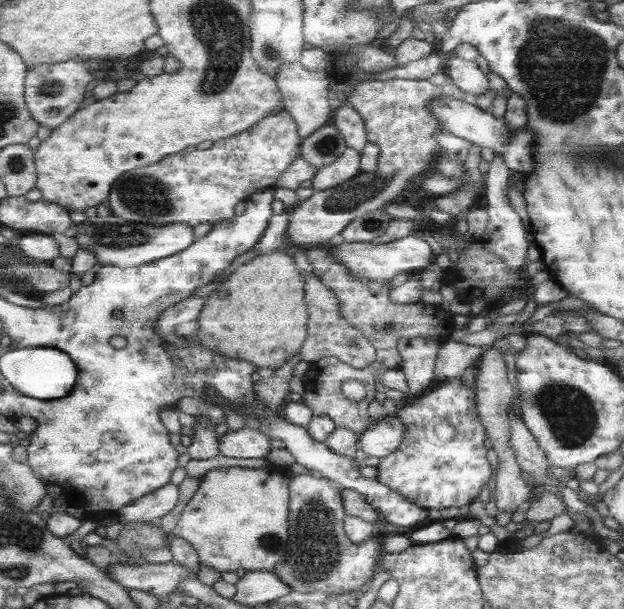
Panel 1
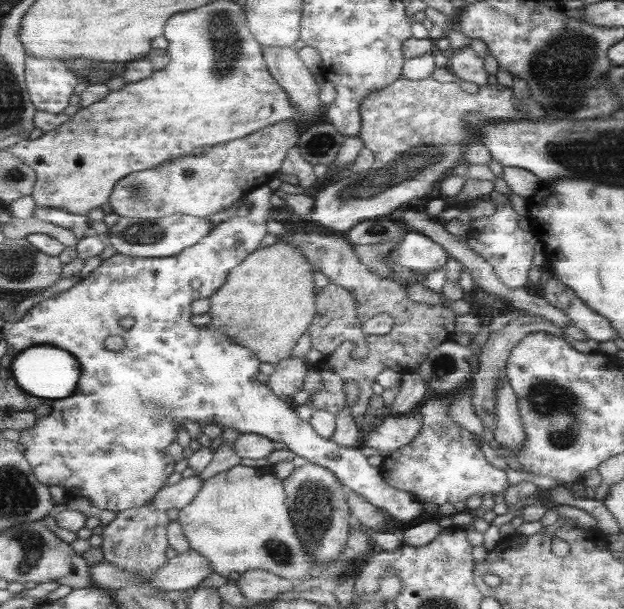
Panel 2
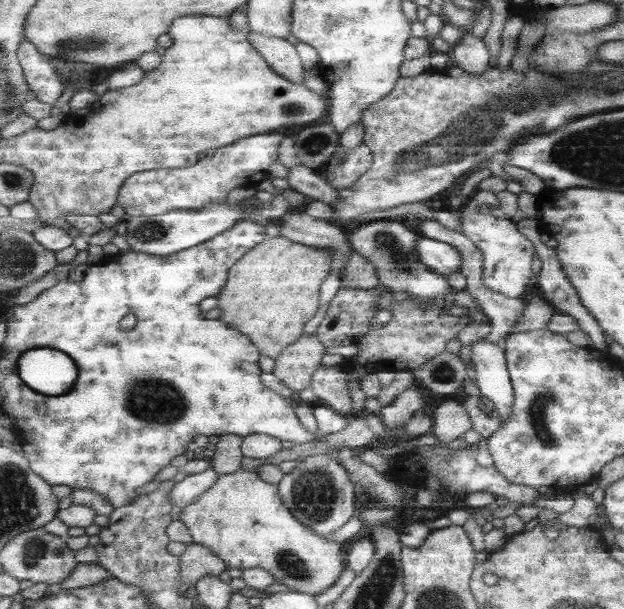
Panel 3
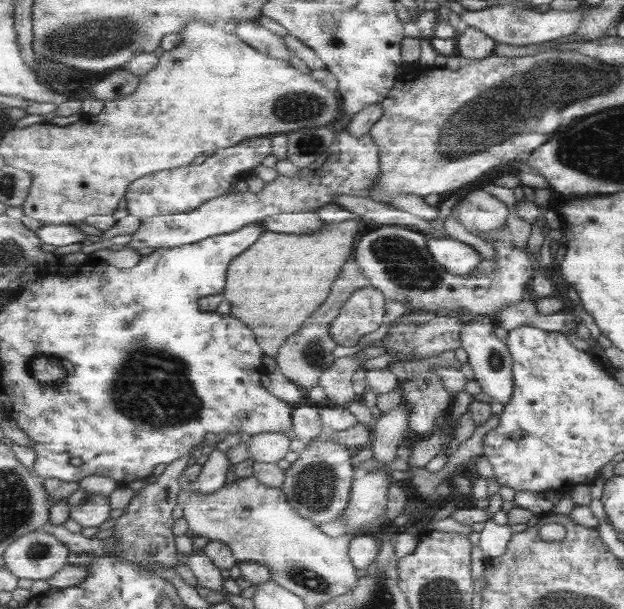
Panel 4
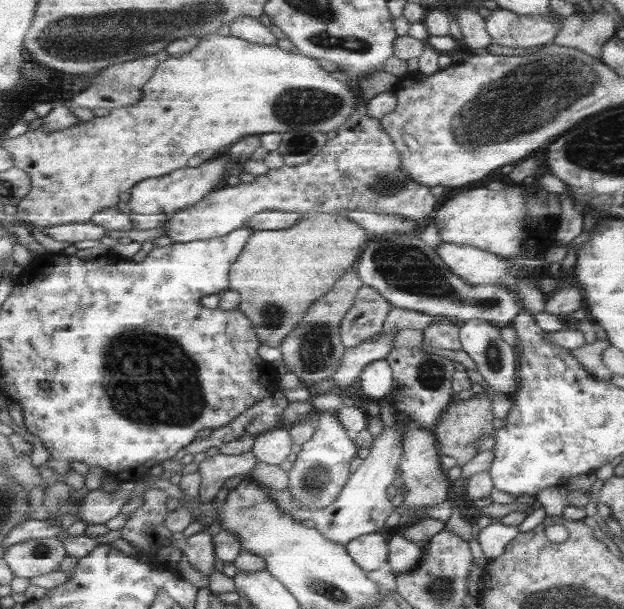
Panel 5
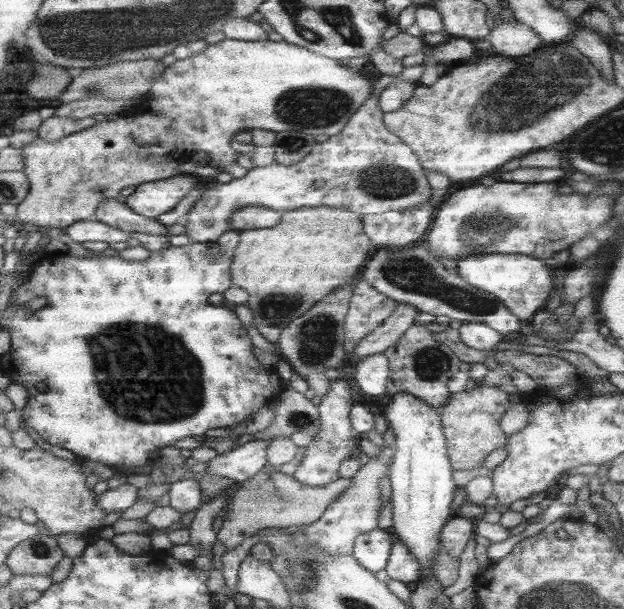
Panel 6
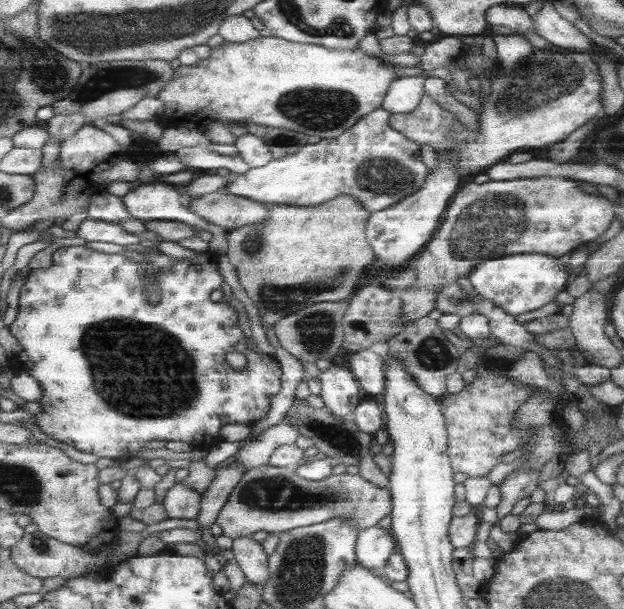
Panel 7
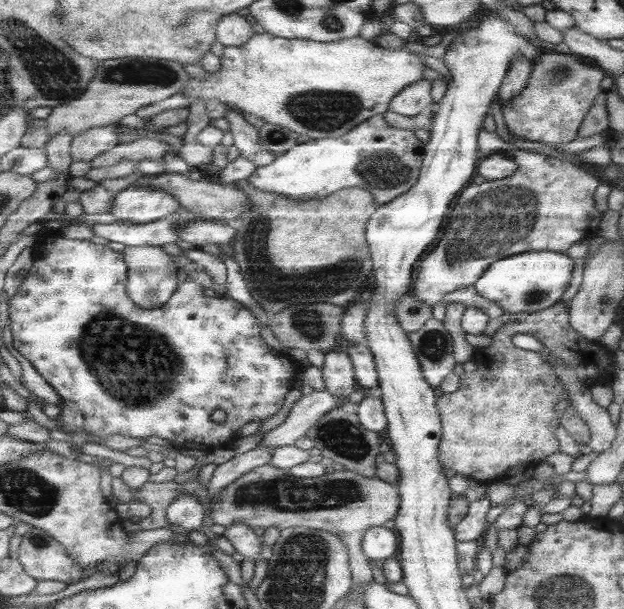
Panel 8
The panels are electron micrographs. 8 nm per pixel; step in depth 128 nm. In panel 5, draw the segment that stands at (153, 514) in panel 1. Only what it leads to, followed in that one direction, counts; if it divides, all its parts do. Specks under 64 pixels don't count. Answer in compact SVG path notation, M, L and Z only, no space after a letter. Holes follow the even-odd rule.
M247 451L240 455L219 452L211 458L207 458L199 468L199 472L203 476L199 491L200 501L205 504L212 503L229 478L242 474L251 477L259 463L260 460L253 451Z

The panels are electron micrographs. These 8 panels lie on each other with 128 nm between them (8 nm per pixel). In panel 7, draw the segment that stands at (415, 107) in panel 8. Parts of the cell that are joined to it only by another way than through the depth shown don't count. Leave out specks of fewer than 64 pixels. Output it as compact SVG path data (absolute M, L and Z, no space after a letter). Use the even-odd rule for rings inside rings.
M424 76L397 78L387 89L382 108L390 114L401 114L413 110L424 95L422 87Z

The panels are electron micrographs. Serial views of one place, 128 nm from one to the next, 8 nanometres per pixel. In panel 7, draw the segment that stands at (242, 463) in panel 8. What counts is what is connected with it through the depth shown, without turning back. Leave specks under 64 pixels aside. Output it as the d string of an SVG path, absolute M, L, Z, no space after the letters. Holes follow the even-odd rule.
M233 462L216 469L212 486L209 486L209 489L202 495L200 513L197 518L199 531L216 523L219 513L229 502L232 491L245 473L246 468L243 465Z

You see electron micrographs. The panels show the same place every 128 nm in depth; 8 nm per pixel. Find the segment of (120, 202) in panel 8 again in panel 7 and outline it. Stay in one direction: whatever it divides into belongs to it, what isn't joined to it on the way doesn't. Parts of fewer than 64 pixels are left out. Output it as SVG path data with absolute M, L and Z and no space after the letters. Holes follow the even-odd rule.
M147 183L140 184L129 190L126 195L122 196L127 210L133 219L139 219L144 222L151 221L179 221L196 226L199 230L209 231L212 235L208 241L208 251L225 255L228 252L227 231L219 226L207 222L204 218L196 215L189 207L182 203L183 188L171 183Z

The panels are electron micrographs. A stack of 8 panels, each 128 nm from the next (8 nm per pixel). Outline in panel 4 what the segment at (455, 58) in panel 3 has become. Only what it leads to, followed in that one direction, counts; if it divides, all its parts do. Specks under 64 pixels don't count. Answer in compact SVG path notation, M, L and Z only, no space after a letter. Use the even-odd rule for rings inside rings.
M462 27L456 34L454 41L454 54L469 60L485 58L493 54L495 41L476 28Z

